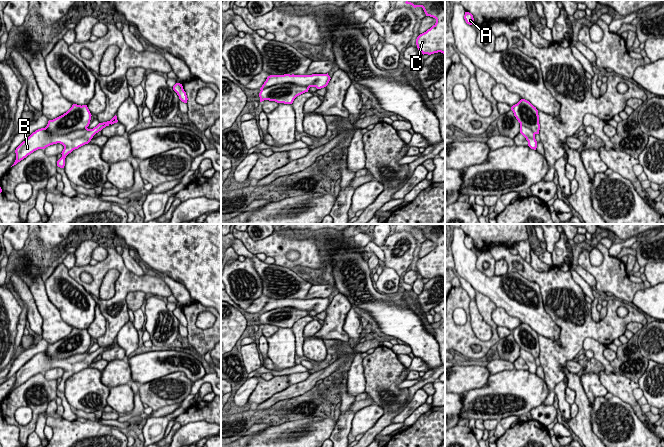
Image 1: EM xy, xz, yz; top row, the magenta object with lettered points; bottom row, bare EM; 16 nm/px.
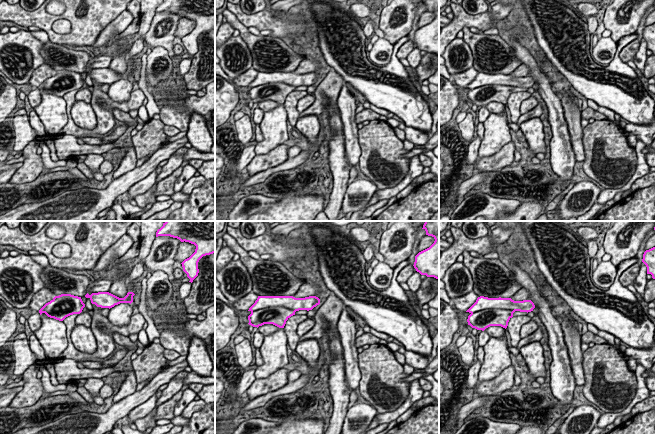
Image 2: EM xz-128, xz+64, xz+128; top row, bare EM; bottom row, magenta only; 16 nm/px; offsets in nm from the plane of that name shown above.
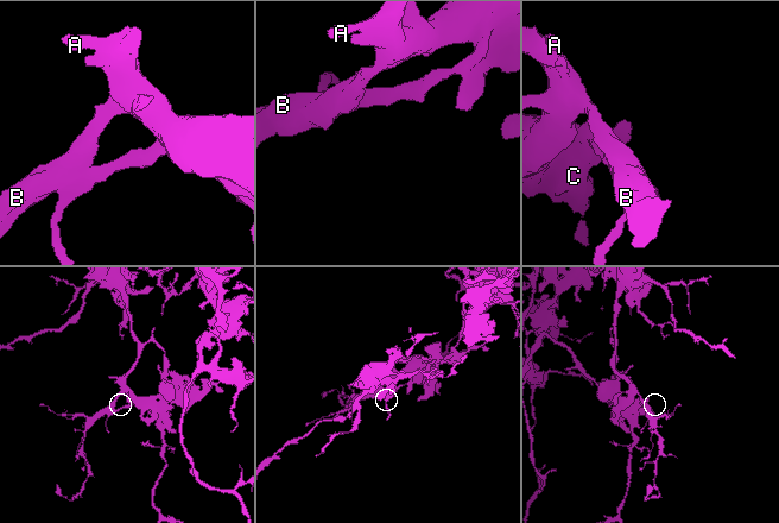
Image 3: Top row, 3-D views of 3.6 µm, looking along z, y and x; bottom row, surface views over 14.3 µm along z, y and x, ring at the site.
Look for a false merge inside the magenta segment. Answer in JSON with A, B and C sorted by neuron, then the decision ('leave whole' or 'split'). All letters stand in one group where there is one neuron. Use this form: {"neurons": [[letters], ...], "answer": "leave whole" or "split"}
{"neurons": [["A", "C"], ["B"]], "answer": "split"}

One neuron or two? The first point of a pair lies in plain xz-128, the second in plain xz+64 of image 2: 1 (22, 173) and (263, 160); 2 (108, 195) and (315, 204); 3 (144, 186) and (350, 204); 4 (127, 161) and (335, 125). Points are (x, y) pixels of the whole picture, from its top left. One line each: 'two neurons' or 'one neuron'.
1: one neuron
2: one neuron
3: one neuron
4: two neurons

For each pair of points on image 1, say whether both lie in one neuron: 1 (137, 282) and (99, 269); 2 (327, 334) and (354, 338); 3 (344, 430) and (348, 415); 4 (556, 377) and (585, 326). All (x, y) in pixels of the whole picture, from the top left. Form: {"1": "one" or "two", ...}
{"1": "one", "2": "two", "3": "one", "4": "one"}

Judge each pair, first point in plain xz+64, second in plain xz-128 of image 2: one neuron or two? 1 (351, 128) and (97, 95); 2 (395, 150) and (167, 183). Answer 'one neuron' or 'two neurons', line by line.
1: two neurons
2: two neurons

